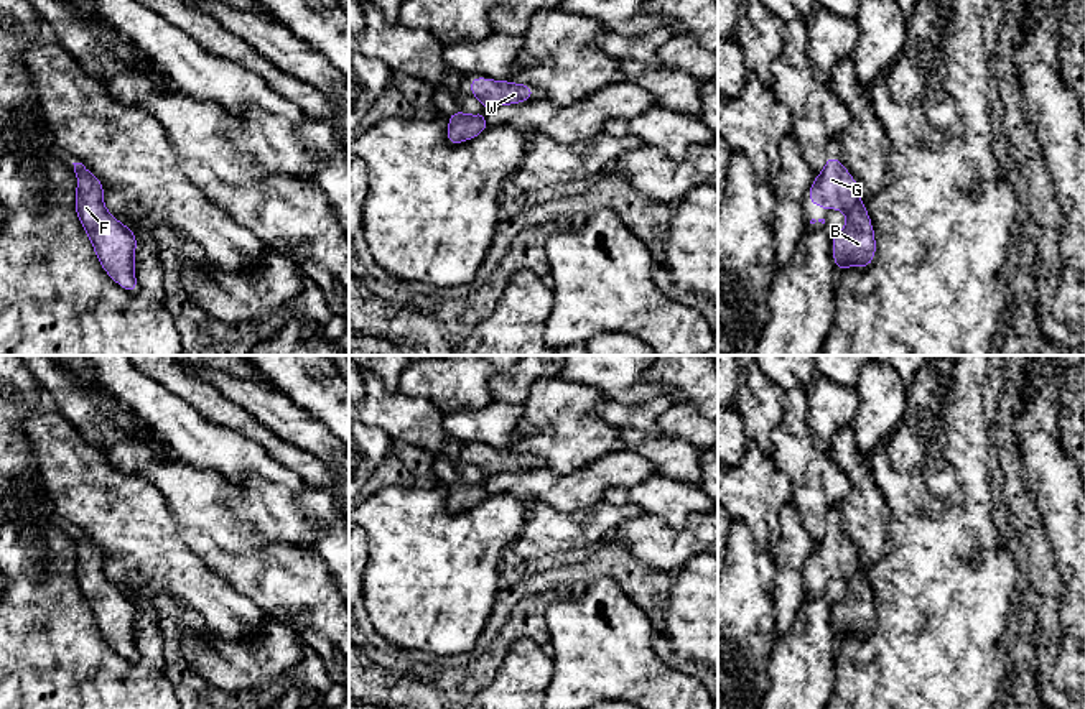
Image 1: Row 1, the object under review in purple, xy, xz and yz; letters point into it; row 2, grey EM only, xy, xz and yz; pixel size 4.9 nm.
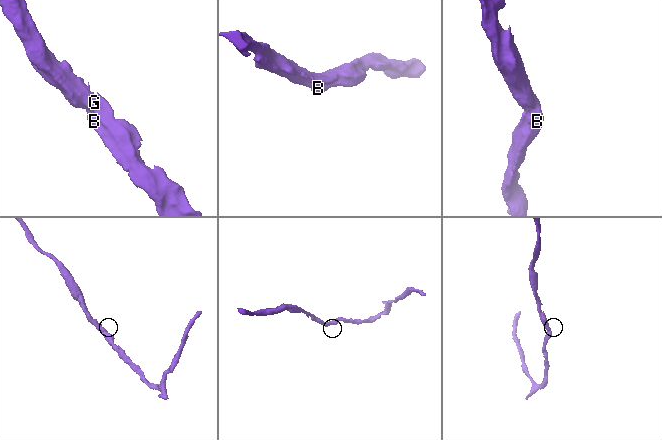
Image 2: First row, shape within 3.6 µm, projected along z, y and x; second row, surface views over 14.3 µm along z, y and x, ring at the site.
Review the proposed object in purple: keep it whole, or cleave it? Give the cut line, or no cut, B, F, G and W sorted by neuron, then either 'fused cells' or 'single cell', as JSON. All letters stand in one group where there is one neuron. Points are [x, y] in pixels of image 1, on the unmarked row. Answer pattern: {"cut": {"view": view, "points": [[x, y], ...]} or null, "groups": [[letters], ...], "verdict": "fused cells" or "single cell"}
{"cut": null, "groups": [["B", "F", "G", "W"]], "verdict": "single cell"}

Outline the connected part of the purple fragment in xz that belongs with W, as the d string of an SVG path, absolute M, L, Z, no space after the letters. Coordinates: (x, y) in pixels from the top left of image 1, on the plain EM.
M484 444L471 446L469 454L469 462L484 474L484 479L477 484L468 484L458 477L454 482L446 485L449 492L446 508L453 515L473 508L489 497L484 484L487 477L533 469L533 454L515 452L509 447L492 449Z

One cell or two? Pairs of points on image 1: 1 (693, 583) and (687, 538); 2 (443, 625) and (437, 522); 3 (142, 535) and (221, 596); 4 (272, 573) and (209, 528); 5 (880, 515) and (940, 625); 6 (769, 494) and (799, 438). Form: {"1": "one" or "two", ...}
{"1": "two", "2": "one", "3": "one", "4": "one", "5": "two", "6": "two"}

